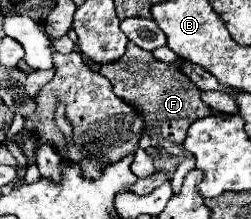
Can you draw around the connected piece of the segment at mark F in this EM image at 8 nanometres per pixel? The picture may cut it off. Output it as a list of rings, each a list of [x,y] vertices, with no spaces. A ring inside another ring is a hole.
[[[135,43],[127,45],[127,51],[119,61],[101,65],[99,73],[111,81],[117,97],[127,103],[135,103],[143,111],[143,121],[147,127],[159,127],[161,135],[169,141],[183,143],[189,125],[211,115],[211,109],[199,97],[201,91],[181,73],[177,65],[157,61],[153,53],[139,49]]]

